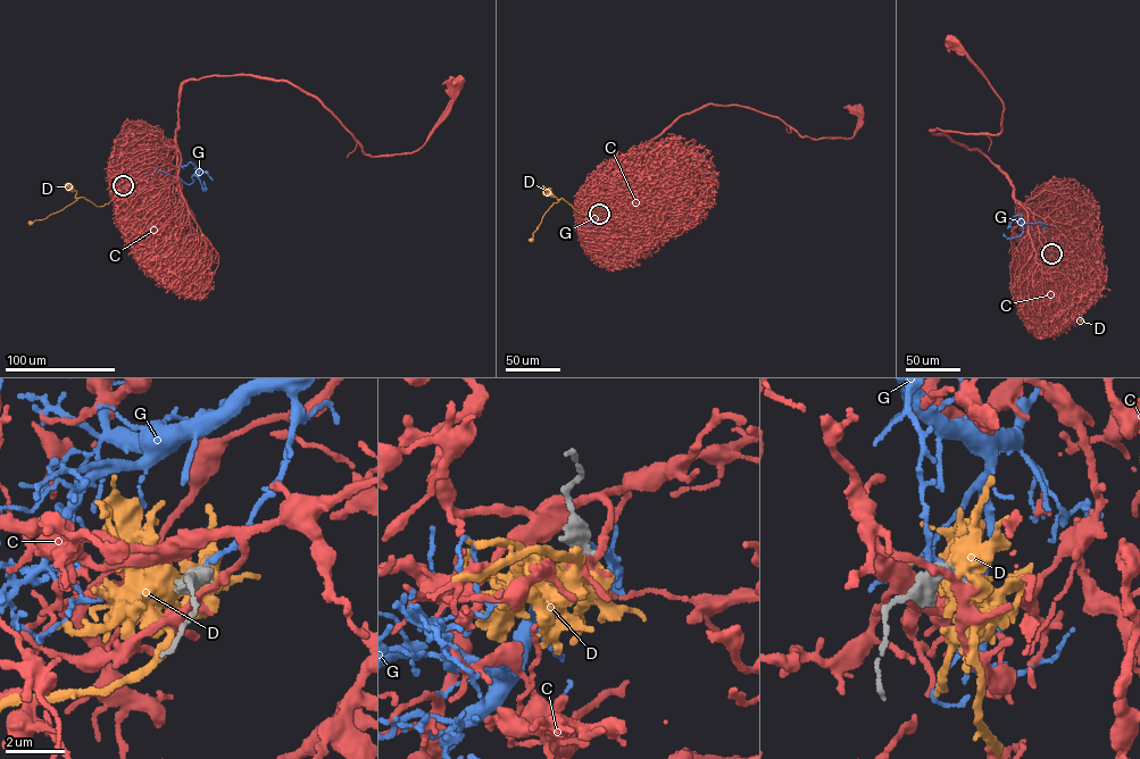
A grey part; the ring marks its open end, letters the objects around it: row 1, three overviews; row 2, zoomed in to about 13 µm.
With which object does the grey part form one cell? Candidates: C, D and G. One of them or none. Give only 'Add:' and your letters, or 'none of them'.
Add: none of them

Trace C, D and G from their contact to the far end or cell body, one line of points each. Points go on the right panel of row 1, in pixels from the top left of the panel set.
C: (1051, 253), (1037, 206), (1016, 200), (1008, 177), (930, 130), (1003, 127), (1000, 99), (951, 39)
D: (1053, 253), (1058, 282), (1038, 292), (1049, 309), (1082, 320)
G: (1051, 253), (1041, 225), (1047, 224), (1024, 223), (1023, 233), (1012, 239), (1004, 233)

